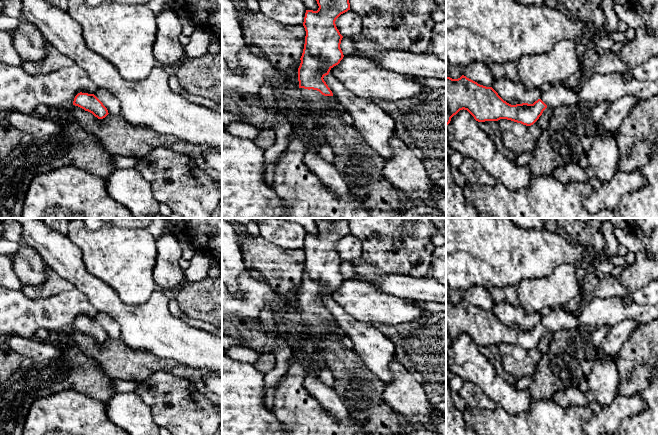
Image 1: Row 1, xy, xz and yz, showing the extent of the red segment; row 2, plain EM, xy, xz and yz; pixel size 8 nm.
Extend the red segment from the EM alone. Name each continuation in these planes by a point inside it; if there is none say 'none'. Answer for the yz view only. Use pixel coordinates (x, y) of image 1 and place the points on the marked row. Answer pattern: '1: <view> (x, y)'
1: yz (598, 88)

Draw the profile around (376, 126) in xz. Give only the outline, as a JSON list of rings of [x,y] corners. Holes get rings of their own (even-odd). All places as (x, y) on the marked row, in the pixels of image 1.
[[[328,74],[323,79],[333,96],[348,105],[346,112],[353,118],[353,126],[368,145],[384,159],[391,158],[393,153],[389,140],[394,134],[394,120],[391,115],[375,102],[356,97],[333,75]]]

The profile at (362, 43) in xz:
[[[362,33],[354,35],[351,37],[355,42],[355,50],[363,52],[379,52],[384,53],[389,51],[388,49],[383,48],[382,46],[370,41]]]

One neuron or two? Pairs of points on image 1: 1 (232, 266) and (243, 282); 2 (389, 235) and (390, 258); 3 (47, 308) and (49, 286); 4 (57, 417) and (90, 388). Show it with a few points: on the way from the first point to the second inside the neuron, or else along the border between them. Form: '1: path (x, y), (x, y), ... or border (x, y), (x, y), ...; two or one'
1: border (248, 272), (238, 278), (242, 295), (233, 296); two
2: path (390, 241), (390, 252); one
3: border (70, 289), (38, 298), (30, 298), (25, 294); two
4: border (60, 391), (74, 390), (105, 402); two

